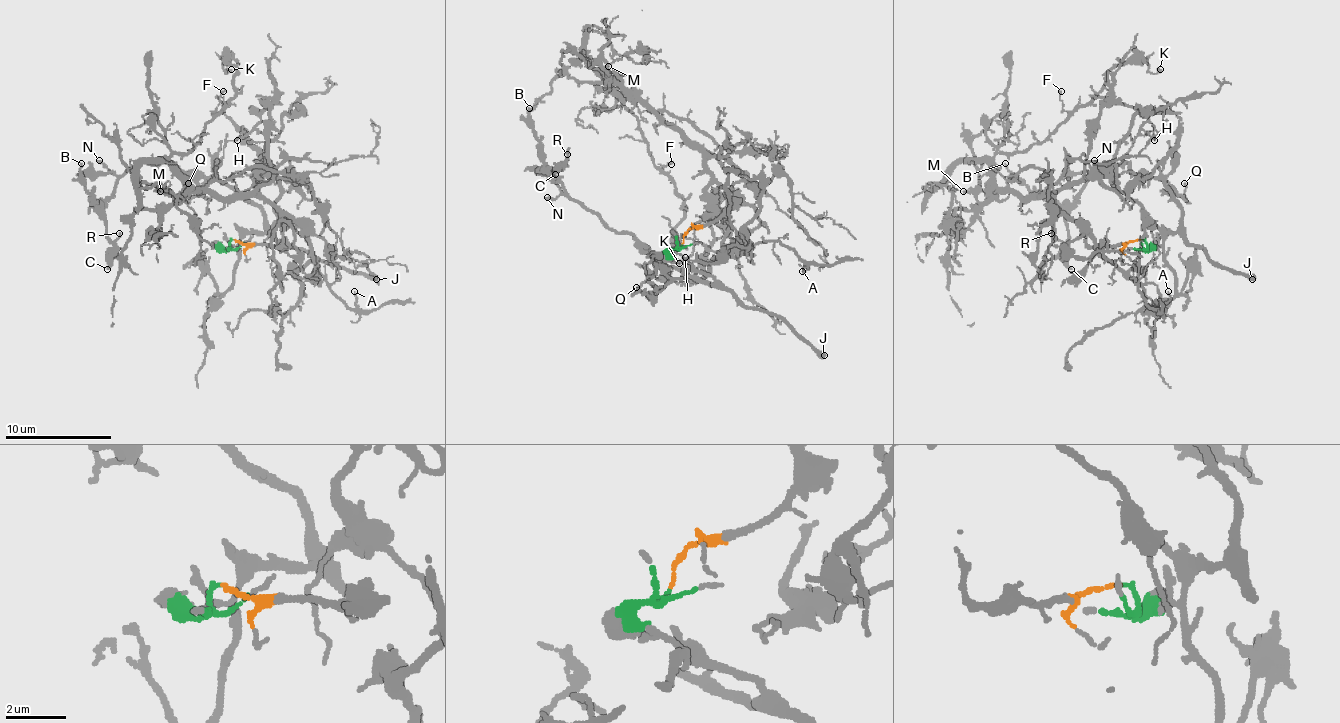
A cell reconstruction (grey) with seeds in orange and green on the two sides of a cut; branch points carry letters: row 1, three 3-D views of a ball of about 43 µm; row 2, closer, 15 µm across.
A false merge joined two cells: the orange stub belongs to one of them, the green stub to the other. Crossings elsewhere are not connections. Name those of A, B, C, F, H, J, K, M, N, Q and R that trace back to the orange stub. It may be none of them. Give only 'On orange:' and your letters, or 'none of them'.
On orange: A, F, H, K, M

